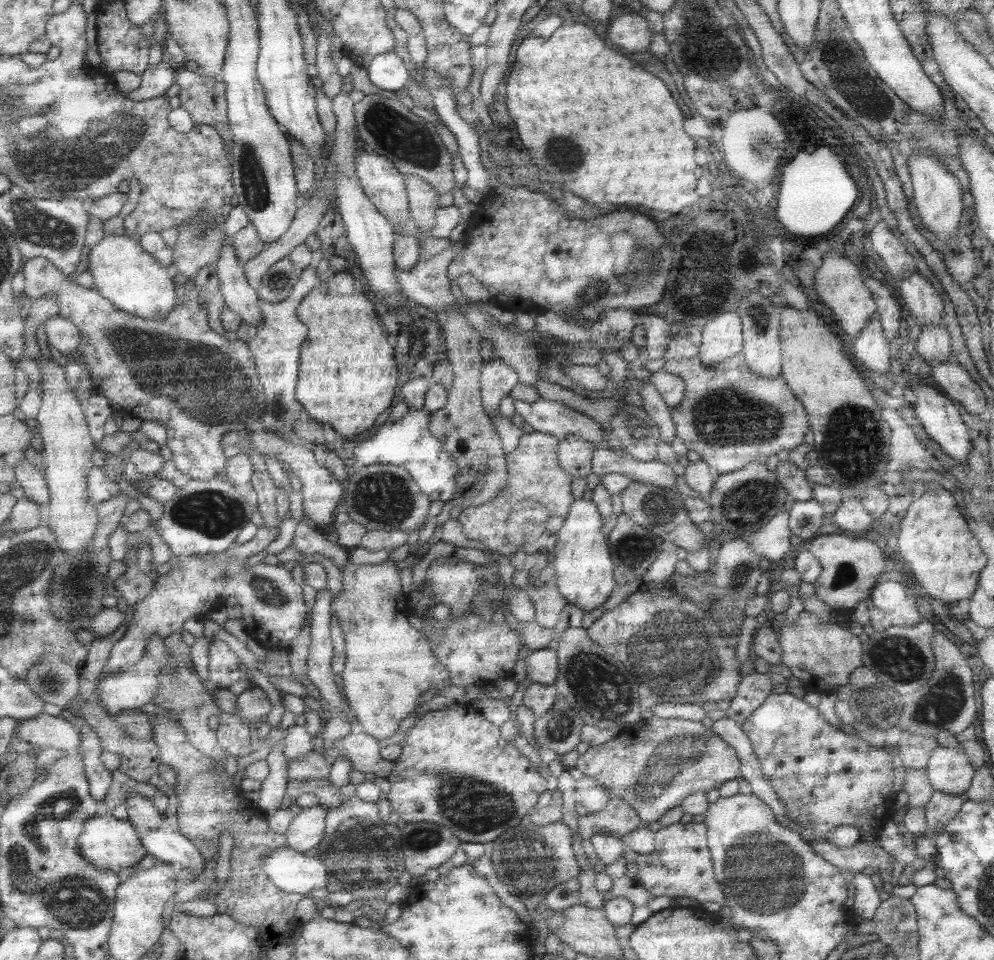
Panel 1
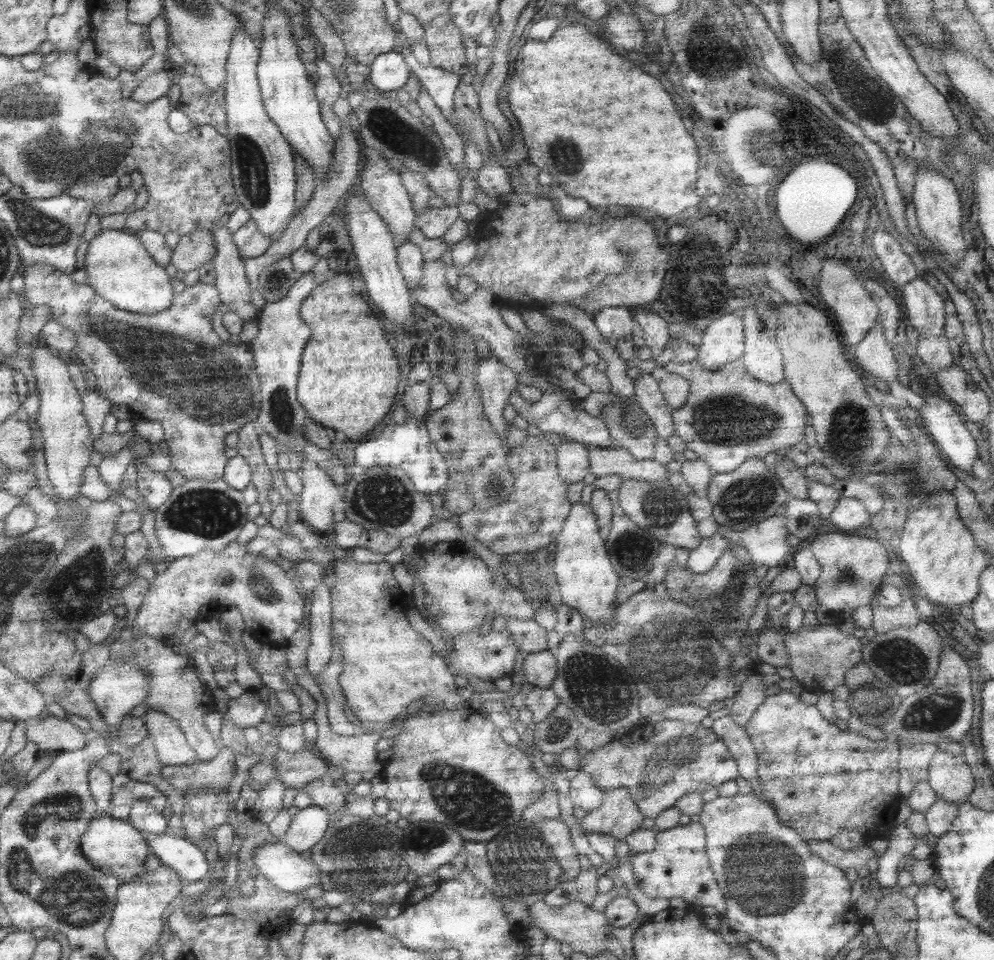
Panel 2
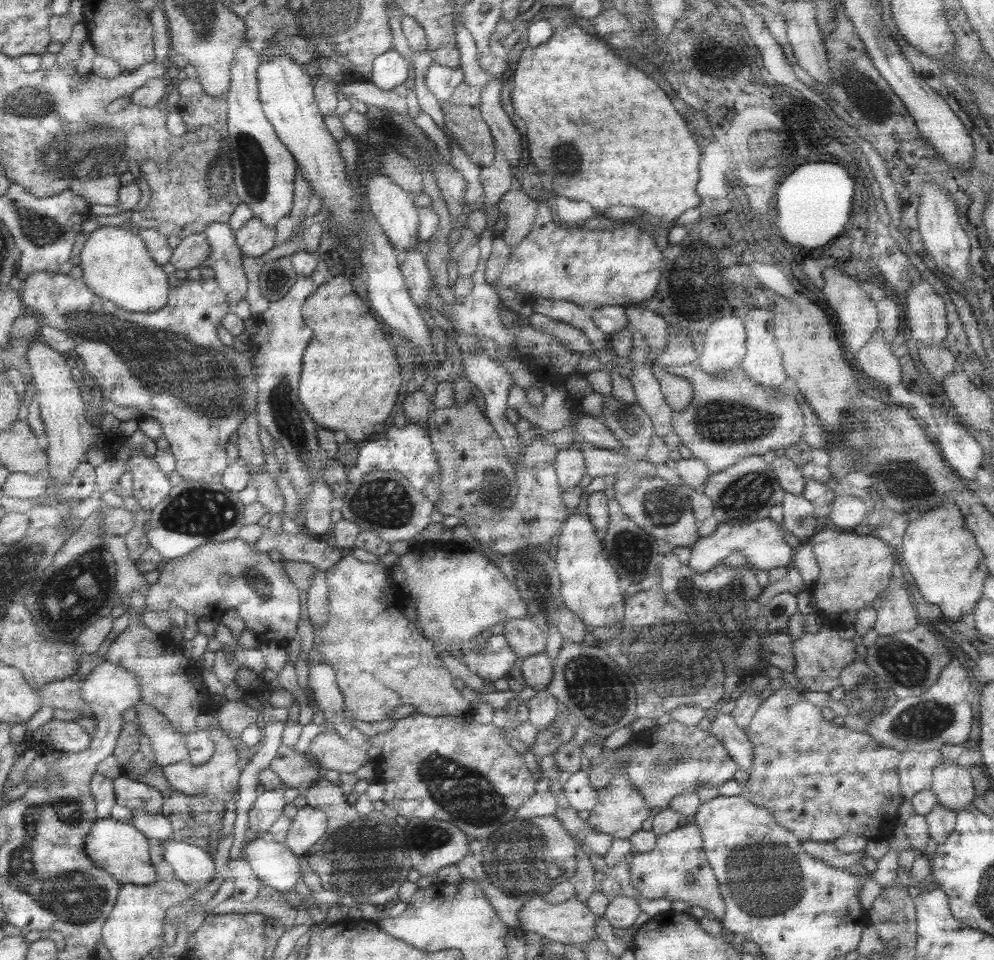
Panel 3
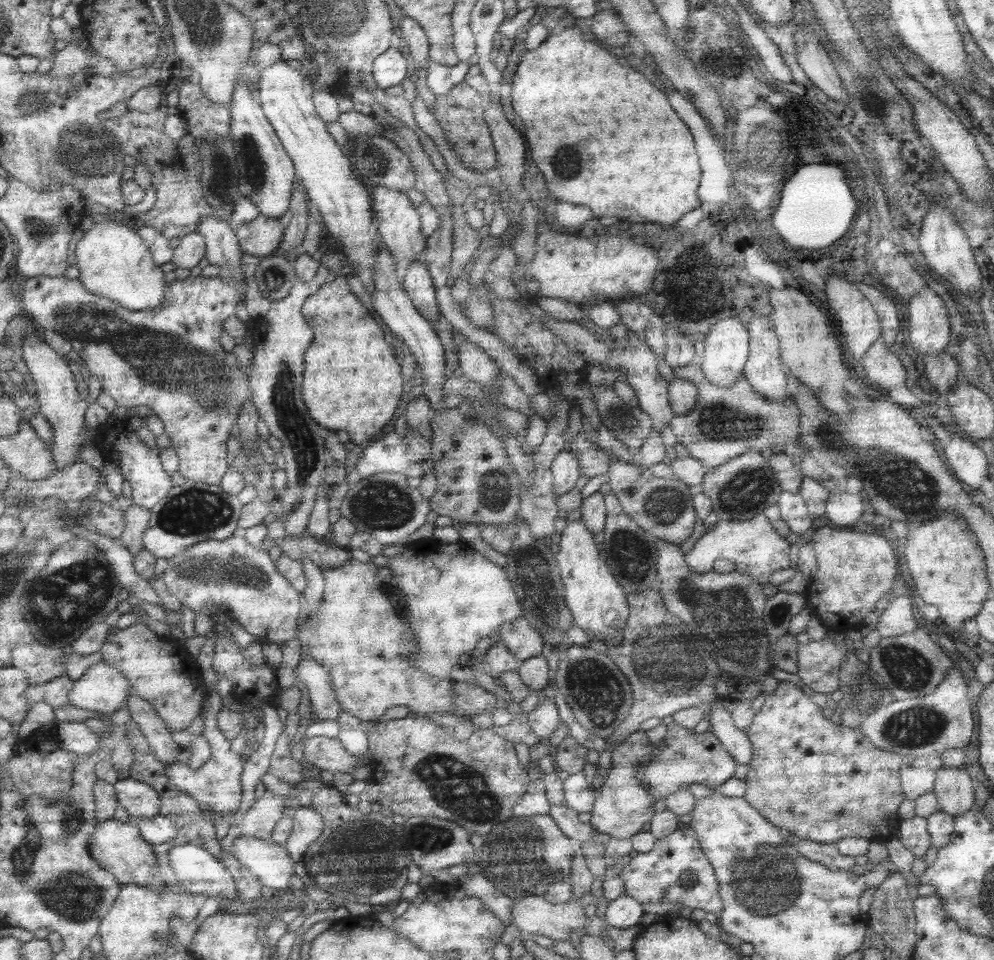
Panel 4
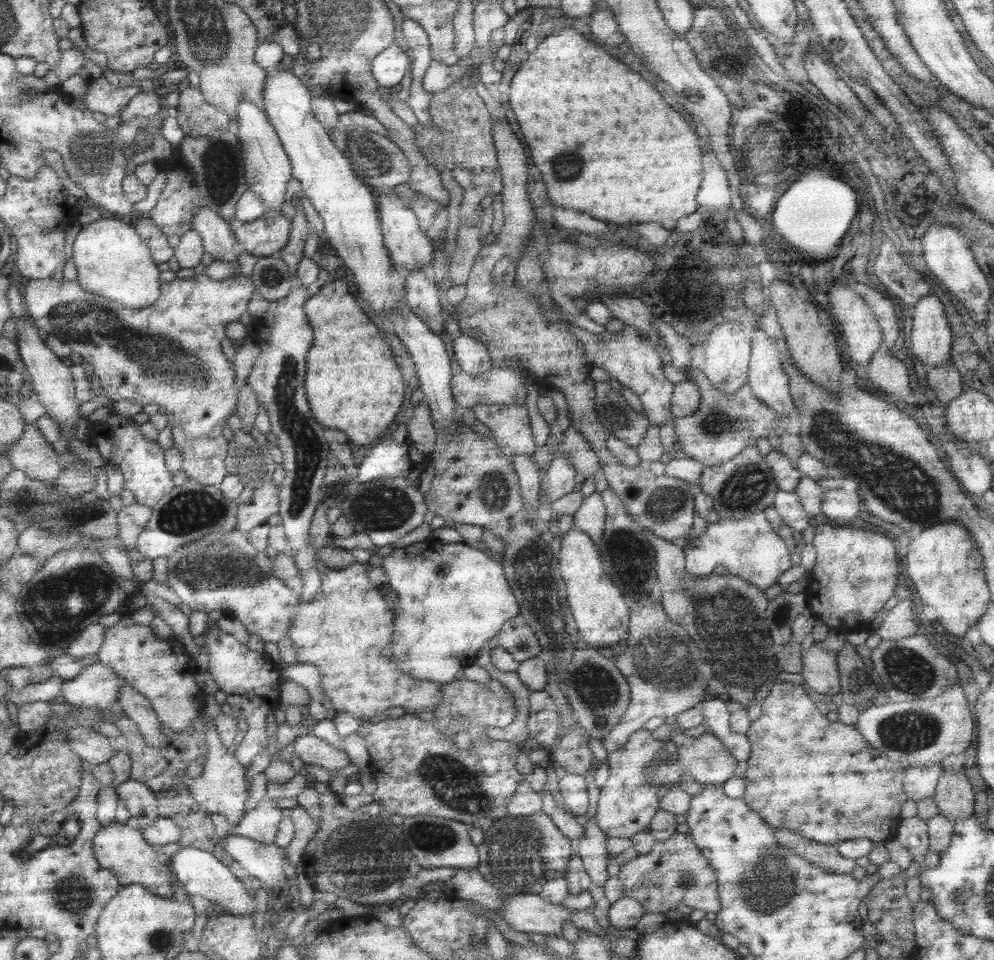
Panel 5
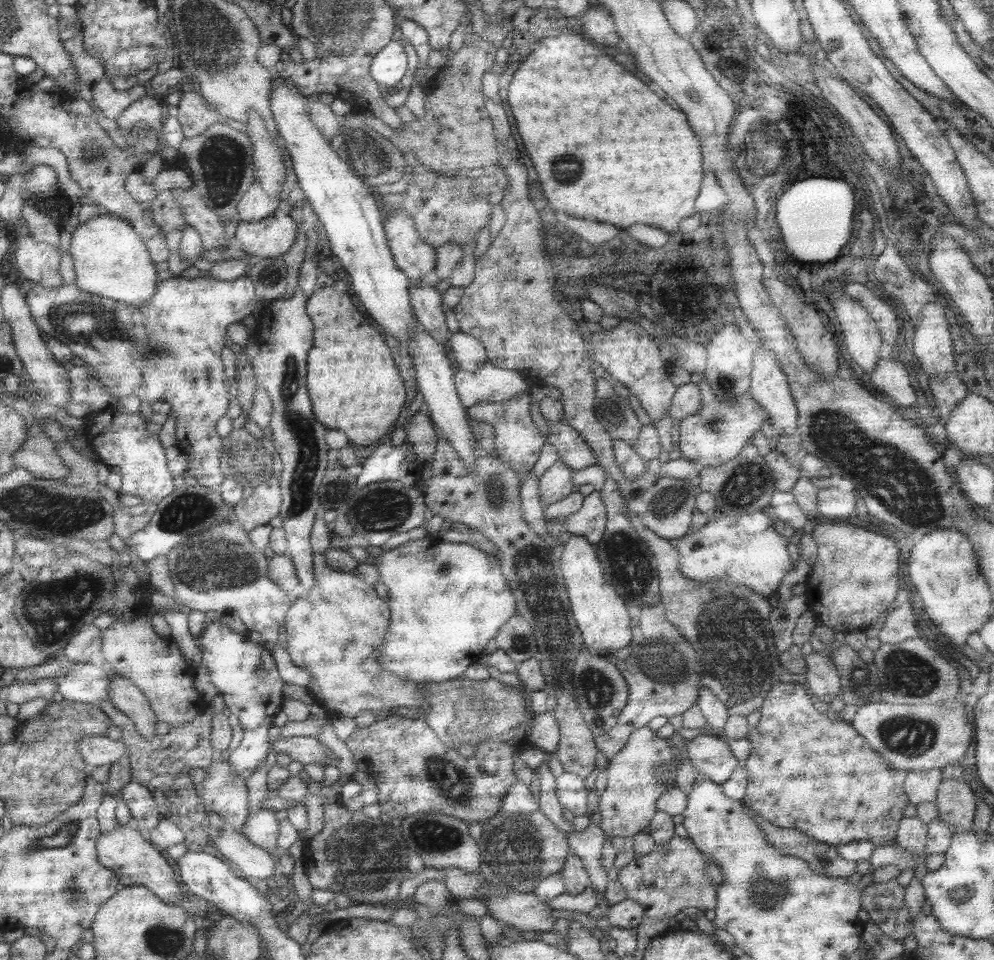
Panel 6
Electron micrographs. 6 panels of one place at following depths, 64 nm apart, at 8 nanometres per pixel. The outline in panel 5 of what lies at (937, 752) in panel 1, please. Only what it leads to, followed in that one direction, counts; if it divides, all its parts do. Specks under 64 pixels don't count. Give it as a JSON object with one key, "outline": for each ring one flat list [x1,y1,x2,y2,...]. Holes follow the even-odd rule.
{"outline":[[943,770,935,784,935,794,931,798,933,798,939,814,949,818,951,822,973,814,975,794,963,772]]}

